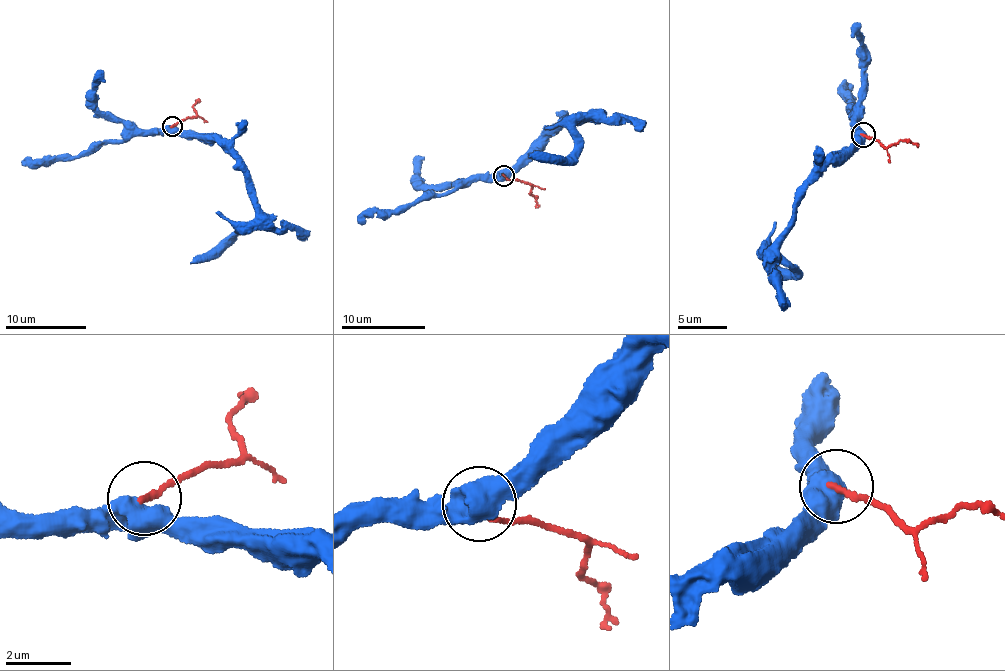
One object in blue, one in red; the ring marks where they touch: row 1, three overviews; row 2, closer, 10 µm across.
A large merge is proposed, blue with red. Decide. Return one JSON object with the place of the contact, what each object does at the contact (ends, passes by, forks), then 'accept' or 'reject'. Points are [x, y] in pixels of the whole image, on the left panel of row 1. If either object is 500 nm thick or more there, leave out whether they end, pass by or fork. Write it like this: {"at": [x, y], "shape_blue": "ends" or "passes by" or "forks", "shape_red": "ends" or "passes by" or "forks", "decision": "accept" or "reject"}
{"at": [172, 126], "shape_blue": "forks", "shape_red": "ends", "decision": "reject"}

